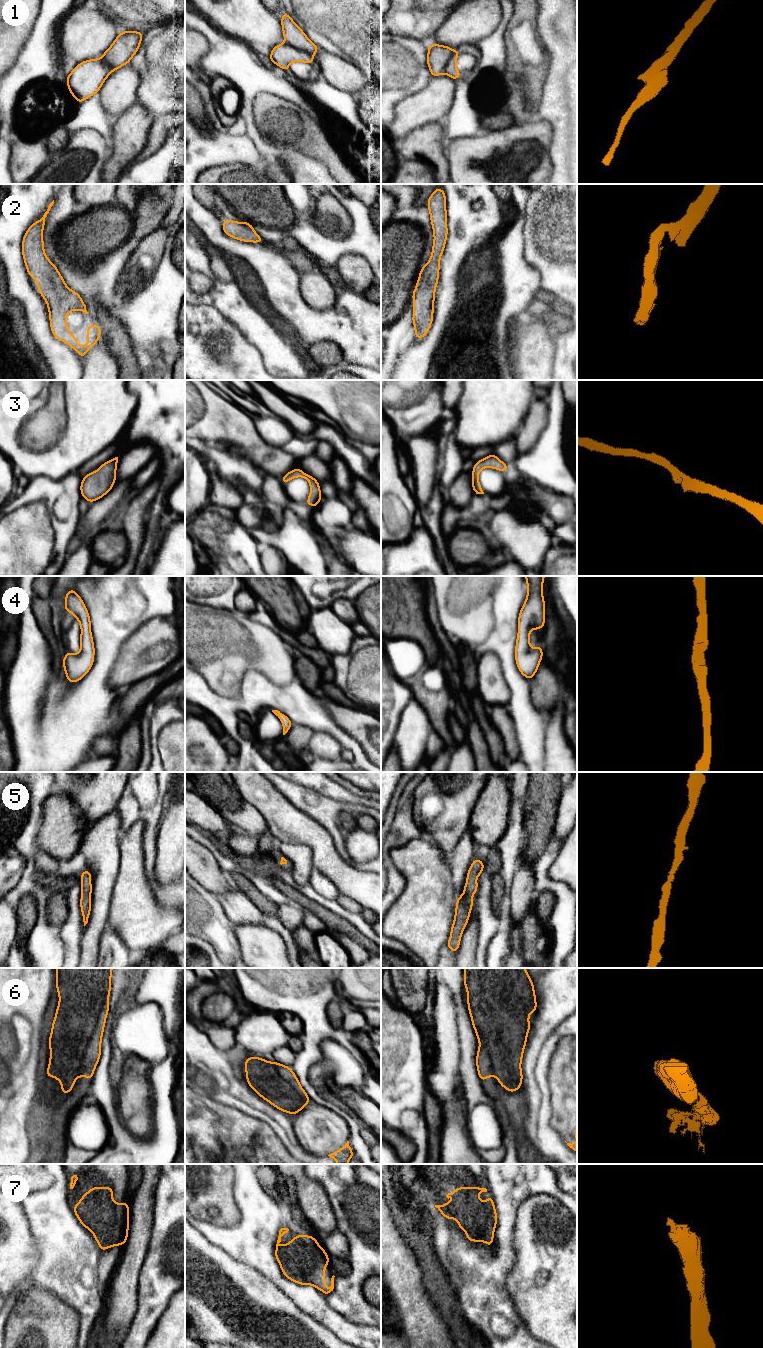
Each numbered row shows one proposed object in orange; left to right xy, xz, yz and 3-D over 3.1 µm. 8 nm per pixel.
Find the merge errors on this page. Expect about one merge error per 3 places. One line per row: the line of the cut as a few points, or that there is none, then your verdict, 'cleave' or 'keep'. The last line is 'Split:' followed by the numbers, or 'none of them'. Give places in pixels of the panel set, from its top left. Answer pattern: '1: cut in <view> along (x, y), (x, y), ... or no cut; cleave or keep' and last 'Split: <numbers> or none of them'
1: cut in xz along (286, 41), (304, 50), (312, 57); cleave
2: no cut; keep
3: no cut; keep
4: no cut; keep
5: no cut; keep
6: no cut; keep
7: no cut; keep
Split: 1

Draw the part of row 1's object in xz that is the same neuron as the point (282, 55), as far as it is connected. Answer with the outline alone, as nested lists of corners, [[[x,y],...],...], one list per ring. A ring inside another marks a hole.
[[[287,42],[274,46],[268,59],[285,71],[289,71],[292,62],[305,62],[312,65],[314,61],[310,54]]]

